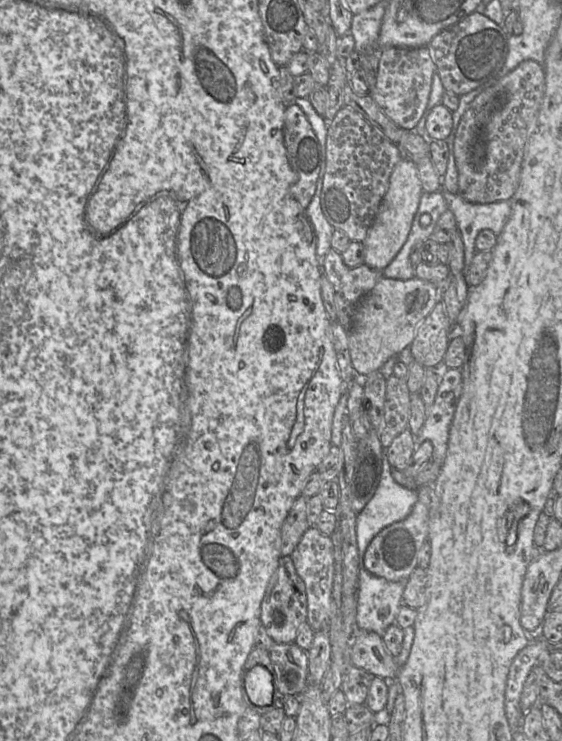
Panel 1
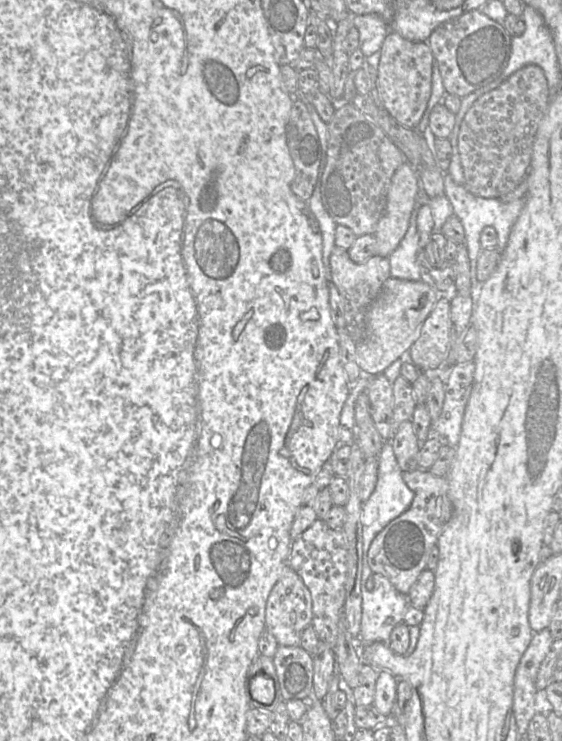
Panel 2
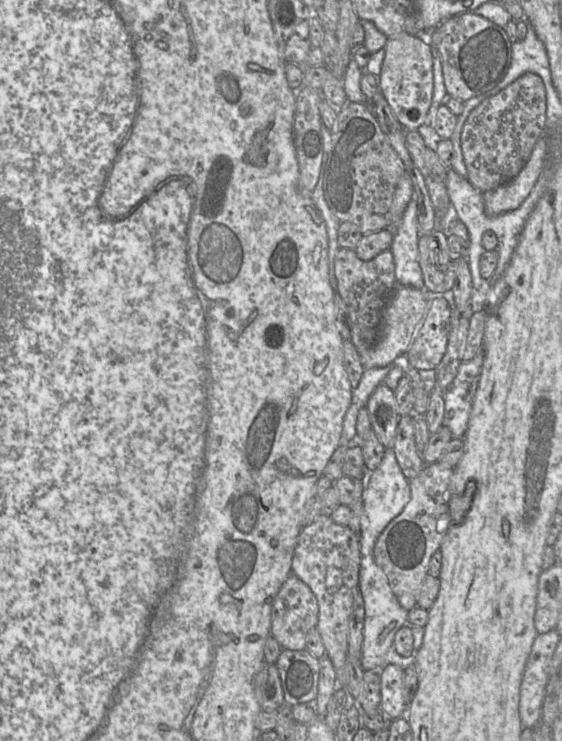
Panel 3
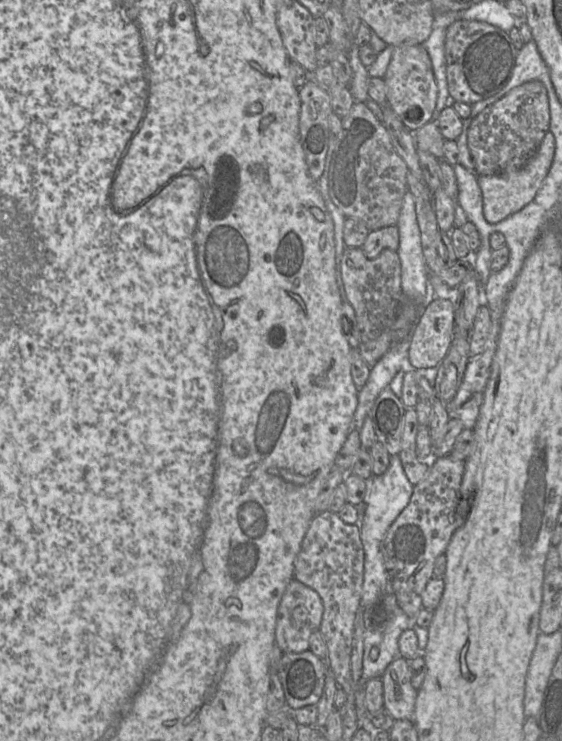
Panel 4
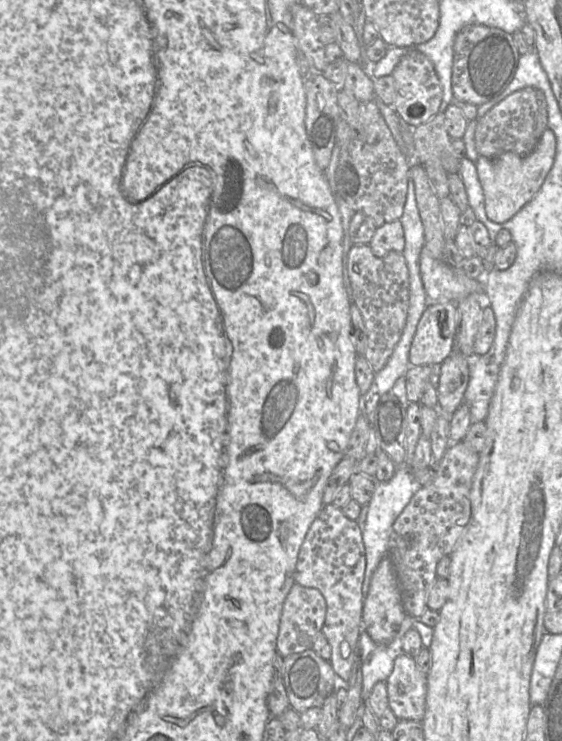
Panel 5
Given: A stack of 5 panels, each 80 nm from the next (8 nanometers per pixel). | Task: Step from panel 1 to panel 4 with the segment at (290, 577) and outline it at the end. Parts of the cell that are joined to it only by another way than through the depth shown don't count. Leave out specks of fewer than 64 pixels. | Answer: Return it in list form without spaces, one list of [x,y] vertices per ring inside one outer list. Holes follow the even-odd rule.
[[[293,578],[284,590],[276,611],[275,644],[283,653],[301,653],[309,650],[310,636],[320,631],[324,606],[319,594]]]

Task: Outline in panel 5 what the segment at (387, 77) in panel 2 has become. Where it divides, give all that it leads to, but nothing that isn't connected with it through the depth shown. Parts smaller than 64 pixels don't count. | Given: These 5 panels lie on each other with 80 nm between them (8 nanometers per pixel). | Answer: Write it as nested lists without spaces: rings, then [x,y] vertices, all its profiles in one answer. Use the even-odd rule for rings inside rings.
[[[411,49],[401,58],[391,75],[396,89],[396,99],[392,107],[402,121],[410,127],[416,127],[439,113],[443,96],[442,87],[434,65],[426,55]]]

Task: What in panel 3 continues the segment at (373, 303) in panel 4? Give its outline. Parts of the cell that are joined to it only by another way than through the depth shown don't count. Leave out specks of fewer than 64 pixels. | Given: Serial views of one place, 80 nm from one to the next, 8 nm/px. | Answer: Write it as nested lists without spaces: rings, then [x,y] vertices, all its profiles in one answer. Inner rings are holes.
[[[341,248],[334,260],[338,291],[349,310],[351,341],[358,352],[371,348],[380,332],[383,310],[398,284],[391,250],[384,250],[369,261],[358,258],[354,249]]]

